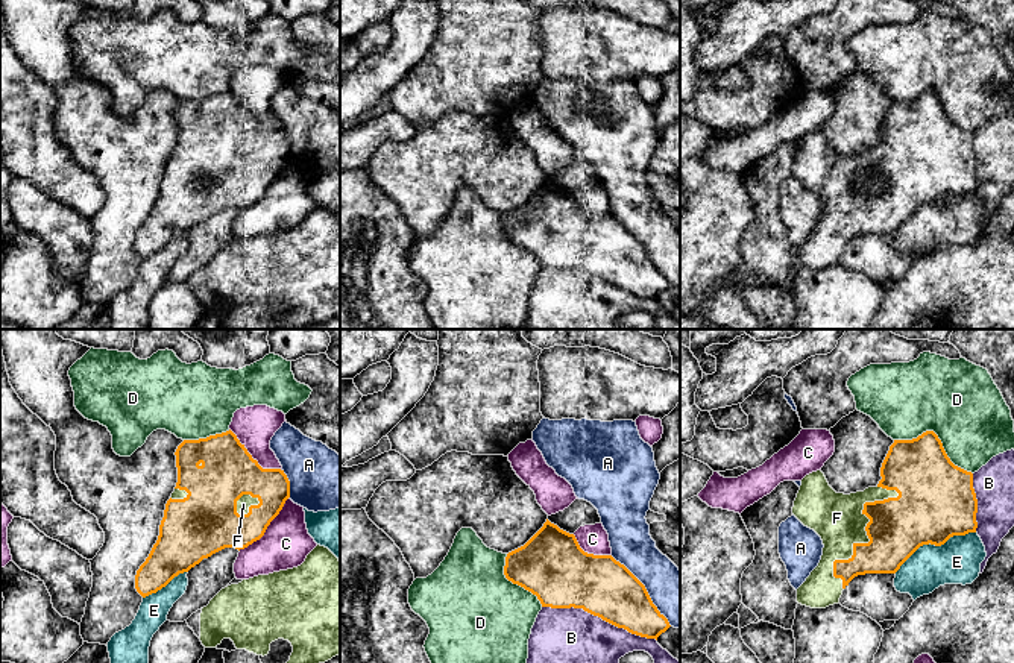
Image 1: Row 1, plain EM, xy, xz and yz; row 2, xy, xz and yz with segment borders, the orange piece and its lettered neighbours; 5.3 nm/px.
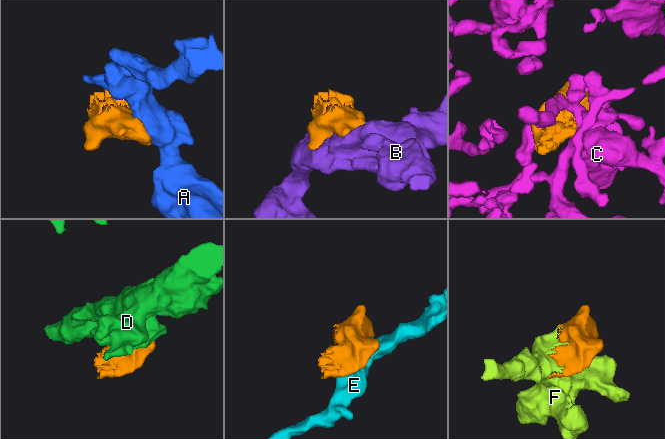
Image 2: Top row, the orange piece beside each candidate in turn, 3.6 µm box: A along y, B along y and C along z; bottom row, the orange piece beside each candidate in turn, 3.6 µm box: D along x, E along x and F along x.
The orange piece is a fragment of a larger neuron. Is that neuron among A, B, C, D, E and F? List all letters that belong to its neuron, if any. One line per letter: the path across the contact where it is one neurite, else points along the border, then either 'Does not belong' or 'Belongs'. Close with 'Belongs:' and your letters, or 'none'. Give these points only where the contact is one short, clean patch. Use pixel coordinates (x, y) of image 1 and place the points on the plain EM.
A: Does not belong
B: Does not belong
C: Does not belong
D: Does not belong
E: Does not belong
F: Belongs
Belongs: F

